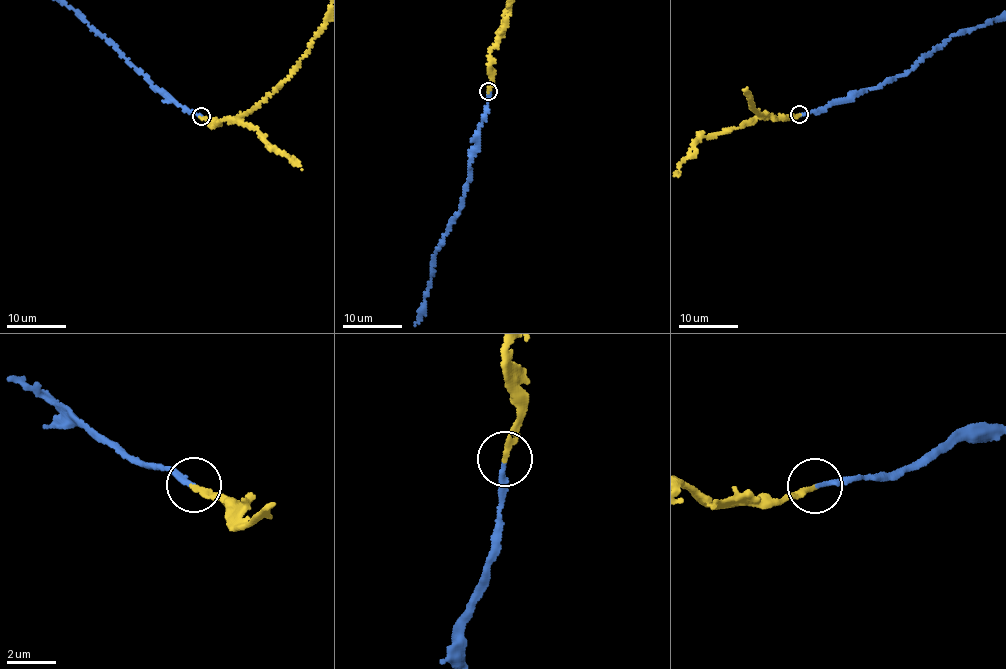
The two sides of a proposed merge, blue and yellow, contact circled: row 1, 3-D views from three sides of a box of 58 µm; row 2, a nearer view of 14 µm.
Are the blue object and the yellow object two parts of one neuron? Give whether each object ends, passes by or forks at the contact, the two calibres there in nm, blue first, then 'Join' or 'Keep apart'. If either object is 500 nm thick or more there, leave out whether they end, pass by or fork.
At the ring blue ends. At the ring yellow ends. Thickness 170 nm (blue) against 240 nm. Join

